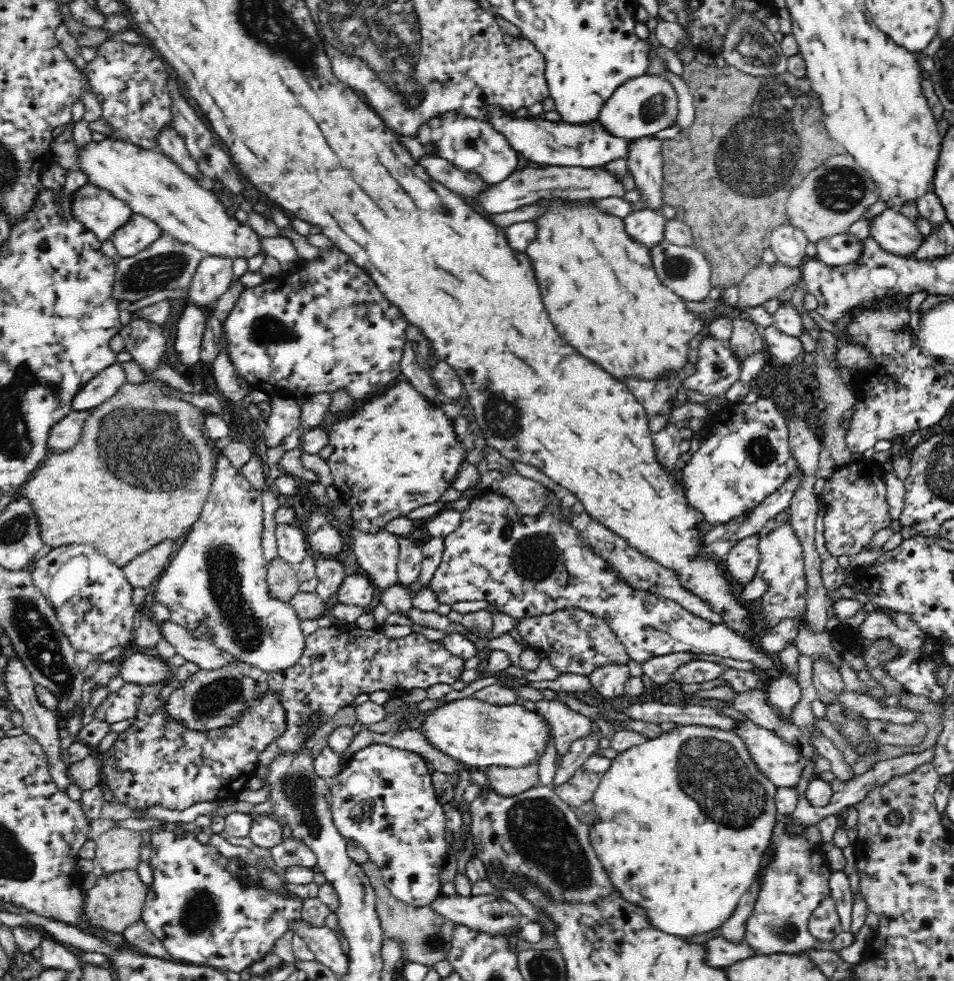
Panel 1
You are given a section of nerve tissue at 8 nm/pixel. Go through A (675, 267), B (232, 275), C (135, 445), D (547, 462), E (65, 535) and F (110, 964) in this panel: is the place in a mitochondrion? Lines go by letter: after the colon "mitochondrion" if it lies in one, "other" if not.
A: mitochondrion
B: other
C: mitochondrion
D: other
E: other
F: other

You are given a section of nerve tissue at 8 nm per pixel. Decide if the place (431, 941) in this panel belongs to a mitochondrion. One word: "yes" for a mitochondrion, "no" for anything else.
yes

